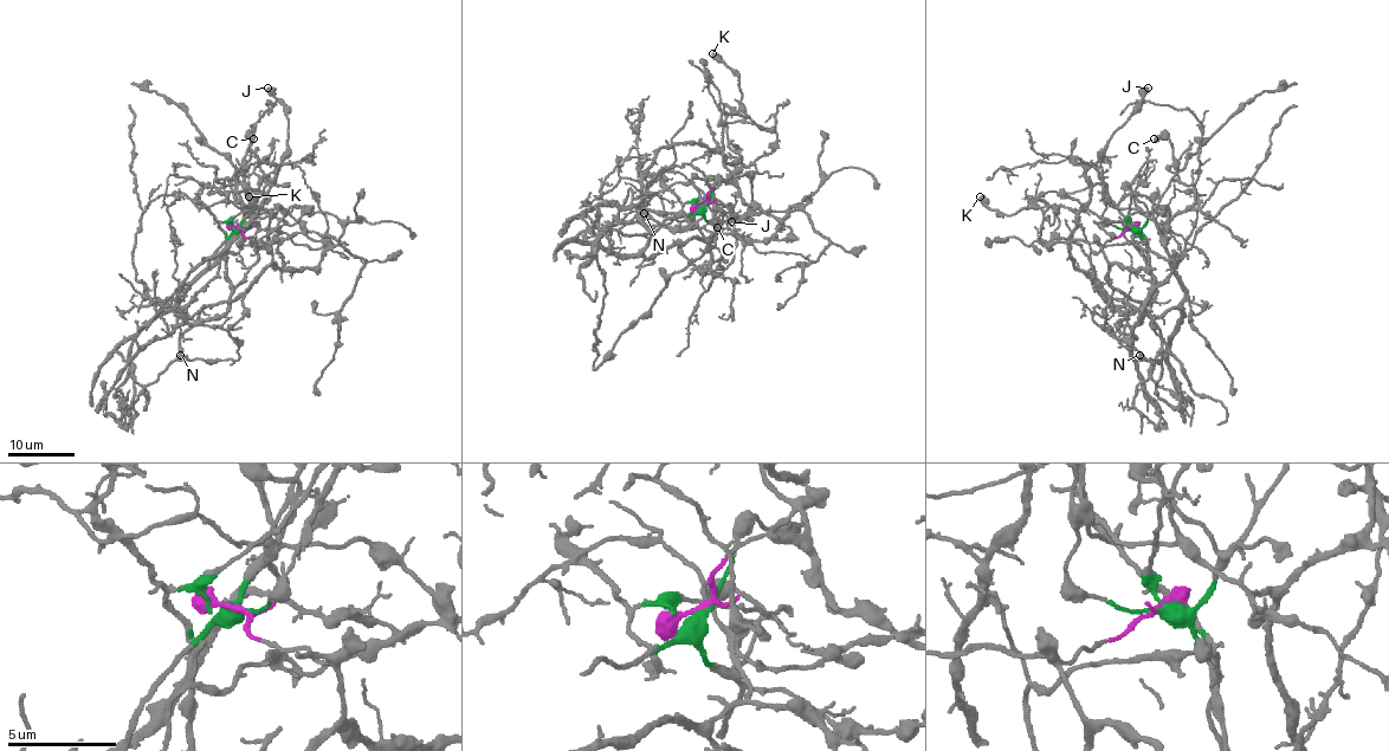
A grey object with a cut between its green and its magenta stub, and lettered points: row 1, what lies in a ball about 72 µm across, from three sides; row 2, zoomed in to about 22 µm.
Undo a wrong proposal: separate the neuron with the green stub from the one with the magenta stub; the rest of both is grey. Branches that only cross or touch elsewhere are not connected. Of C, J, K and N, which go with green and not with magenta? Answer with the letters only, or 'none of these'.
C, J

